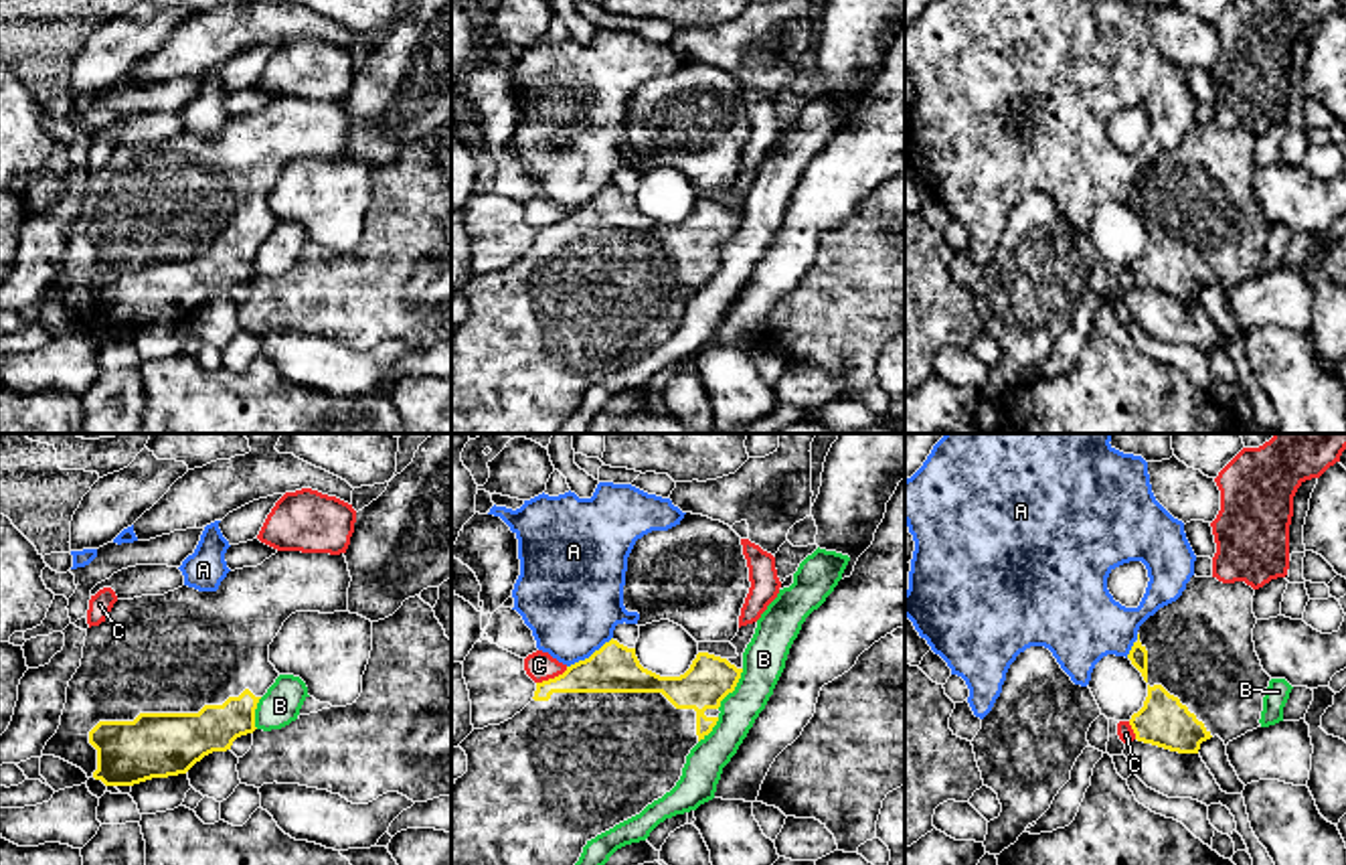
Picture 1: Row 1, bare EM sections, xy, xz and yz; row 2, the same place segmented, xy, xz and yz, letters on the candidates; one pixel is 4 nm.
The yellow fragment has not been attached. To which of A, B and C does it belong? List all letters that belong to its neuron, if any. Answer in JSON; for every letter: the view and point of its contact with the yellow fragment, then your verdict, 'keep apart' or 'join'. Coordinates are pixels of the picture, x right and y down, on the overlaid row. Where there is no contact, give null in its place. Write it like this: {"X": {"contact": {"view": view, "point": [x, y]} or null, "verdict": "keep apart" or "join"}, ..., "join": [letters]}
{"A": {"contact": {"view": "xz", "point": [592, 655]}, "verdict": "keep apart"}, "B": {"contact": {"view": "xz", "point": [733, 689]}, "verdict": "keep apart"}, "C": {"contact": {"view": "xz", "point": [551, 679]}, "verdict": "keep apart"}, "join": []}

